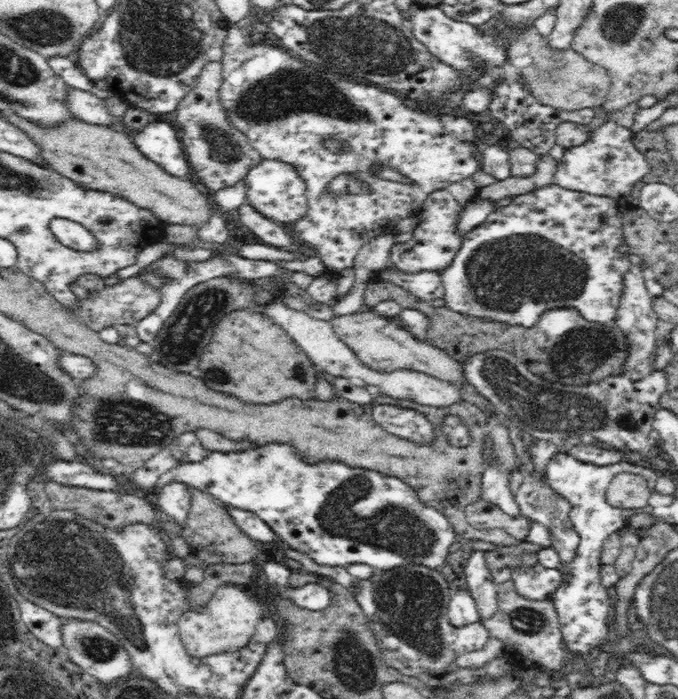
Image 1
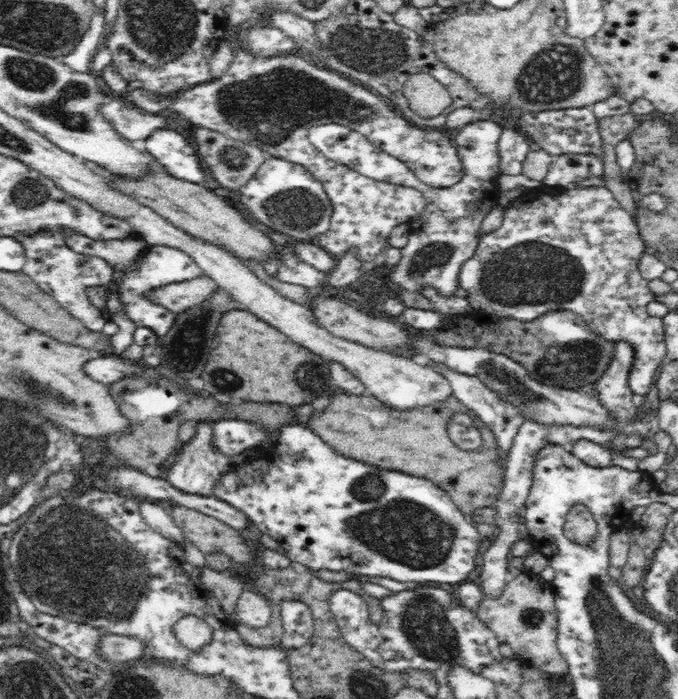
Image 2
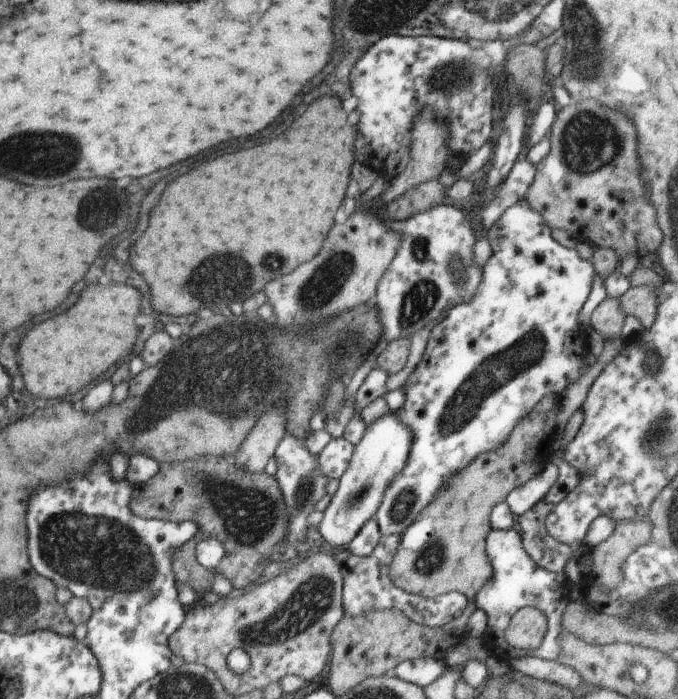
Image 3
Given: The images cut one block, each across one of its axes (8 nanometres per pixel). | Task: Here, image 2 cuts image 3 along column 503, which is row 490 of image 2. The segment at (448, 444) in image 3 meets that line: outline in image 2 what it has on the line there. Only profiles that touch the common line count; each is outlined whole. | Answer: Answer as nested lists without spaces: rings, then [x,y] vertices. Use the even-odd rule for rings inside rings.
[[[298,406],[294,408],[296,412],[296,422],[294,424],[284,424],[278,432],[276,443],[272,444],[270,450],[261,458],[254,458],[248,462],[242,462],[240,468],[232,468],[232,472],[220,476],[218,484],[212,488],[212,495],[219,500],[230,504],[233,508],[241,510],[248,519],[257,526],[262,533],[268,534],[280,543],[291,561],[302,563],[312,570],[345,570],[349,574],[366,574],[368,576],[382,576],[382,578],[392,578],[398,582],[440,582],[440,584],[456,584],[468,578],[468,574],[476,568],[476,560],[482,554],[480,546],[489,543],[484,536],[474,527],[466,522],[464,514],[458,506],[450,499],[450,495],[431,480],[412,476],[403,472],[392,472],[392,470],[382,470],[376,465],[363,463],[362,461],[337,453],[330,445],[326,444],[320,436],[317,436],[308,422],[314,412],[312,406]]]

